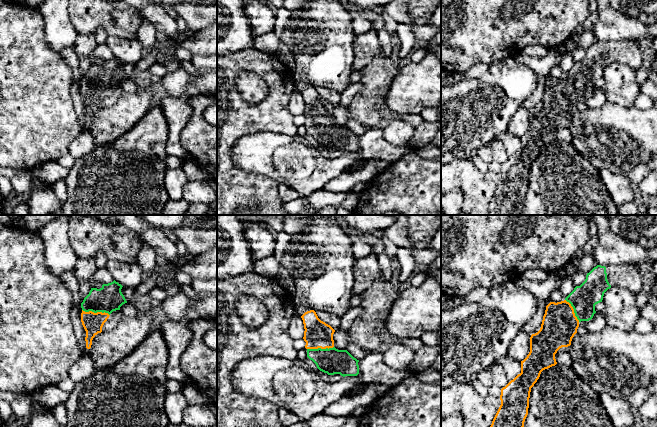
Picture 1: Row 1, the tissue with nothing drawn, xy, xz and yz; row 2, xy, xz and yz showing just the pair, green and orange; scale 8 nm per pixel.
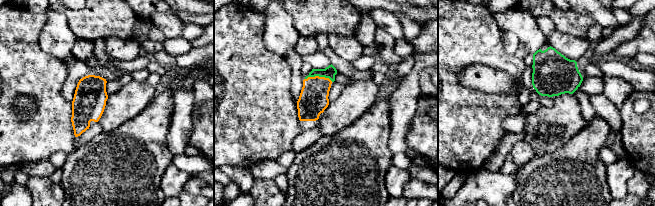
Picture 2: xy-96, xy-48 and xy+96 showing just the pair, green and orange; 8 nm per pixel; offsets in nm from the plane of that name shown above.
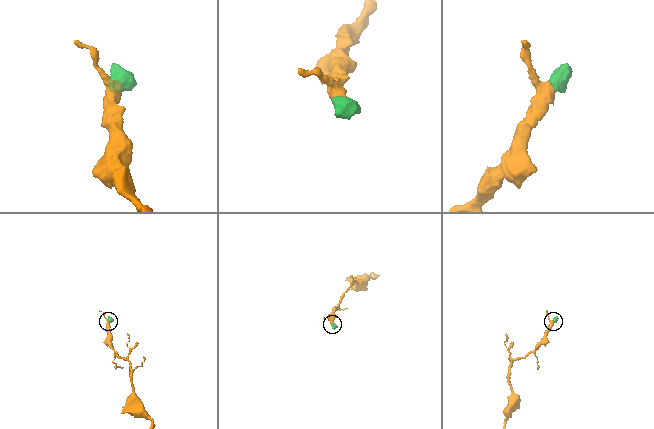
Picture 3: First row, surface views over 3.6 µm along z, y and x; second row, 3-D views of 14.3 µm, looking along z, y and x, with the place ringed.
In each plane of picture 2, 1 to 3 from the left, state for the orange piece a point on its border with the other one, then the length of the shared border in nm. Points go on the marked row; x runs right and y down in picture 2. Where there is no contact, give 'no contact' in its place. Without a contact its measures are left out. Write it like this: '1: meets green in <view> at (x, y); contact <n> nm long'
1: no contact
2: meets green in xy-48 at (319, 76); contact 220 nm long
3: no contact

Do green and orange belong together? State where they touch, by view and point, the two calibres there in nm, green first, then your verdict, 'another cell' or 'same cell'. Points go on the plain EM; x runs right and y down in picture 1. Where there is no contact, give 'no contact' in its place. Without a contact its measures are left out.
xy (96, 88) | 220/160 nm | same cell

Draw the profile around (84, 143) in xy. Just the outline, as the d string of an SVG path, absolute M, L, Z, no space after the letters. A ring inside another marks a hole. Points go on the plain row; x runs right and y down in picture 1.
M90 131L80 134L69 146L69 154L75 159L80 158L94 149L94 137Z

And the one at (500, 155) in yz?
M493 140L490 142L489 146L492 150L494 160L499 162L501 165L509 159L506 148L502 141Z

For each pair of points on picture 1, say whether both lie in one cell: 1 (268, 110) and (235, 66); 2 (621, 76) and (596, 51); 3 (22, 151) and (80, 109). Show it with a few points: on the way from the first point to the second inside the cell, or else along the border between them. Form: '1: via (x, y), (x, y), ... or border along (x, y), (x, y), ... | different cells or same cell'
1: via (252, 110), (246, 110), (231, 95), (230, 82) | same cell
2: border along (633, 69), (626, 64), (610, 63), (601, 77) | different cells
3: border along (70, 89), (72, 104), (81, 133) | different cells

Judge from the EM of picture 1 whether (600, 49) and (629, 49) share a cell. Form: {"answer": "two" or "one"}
{"answer": "one"}

